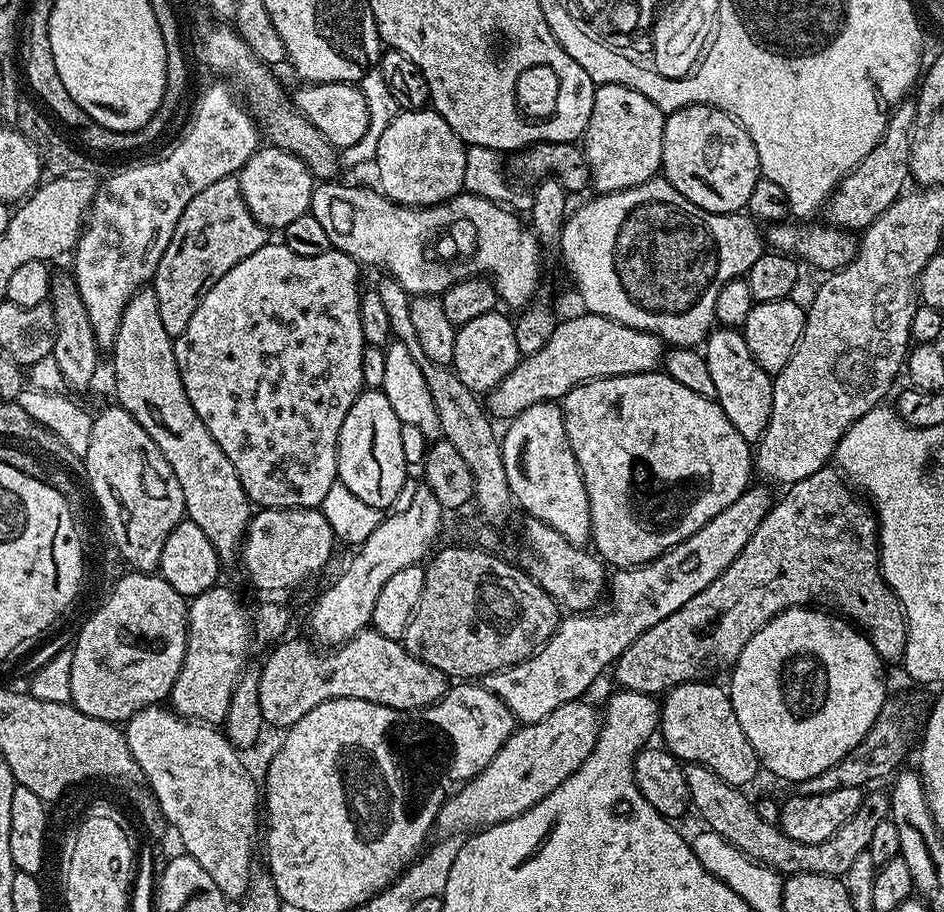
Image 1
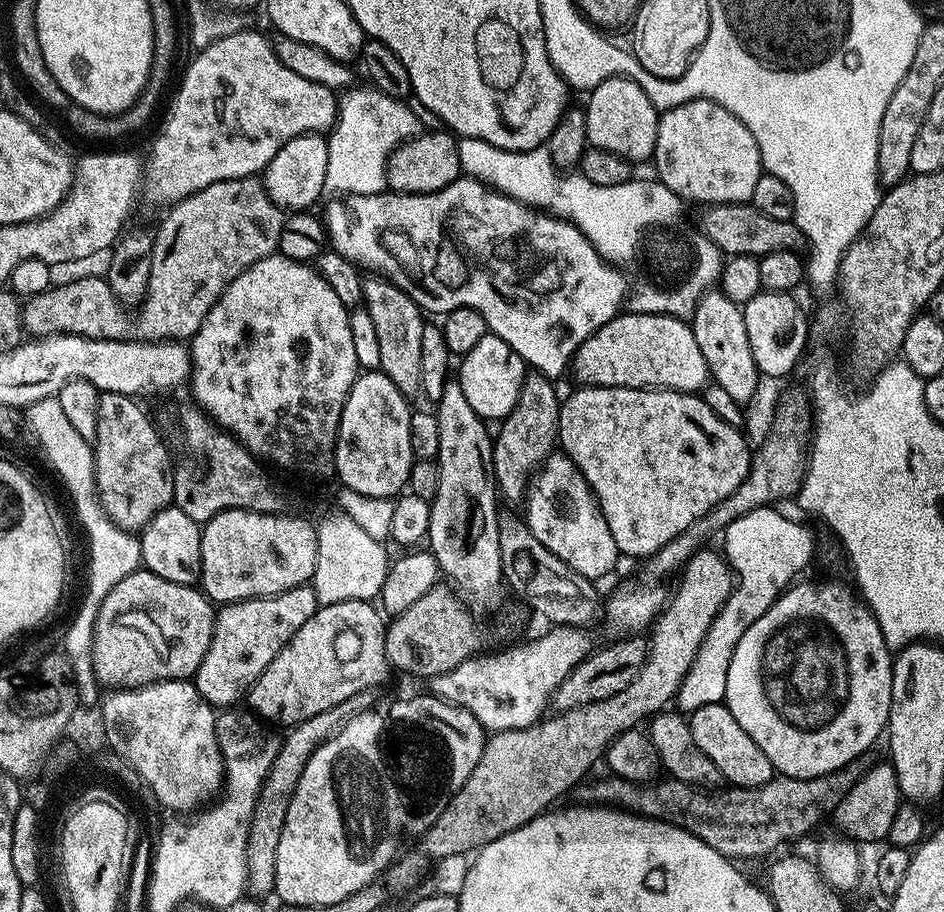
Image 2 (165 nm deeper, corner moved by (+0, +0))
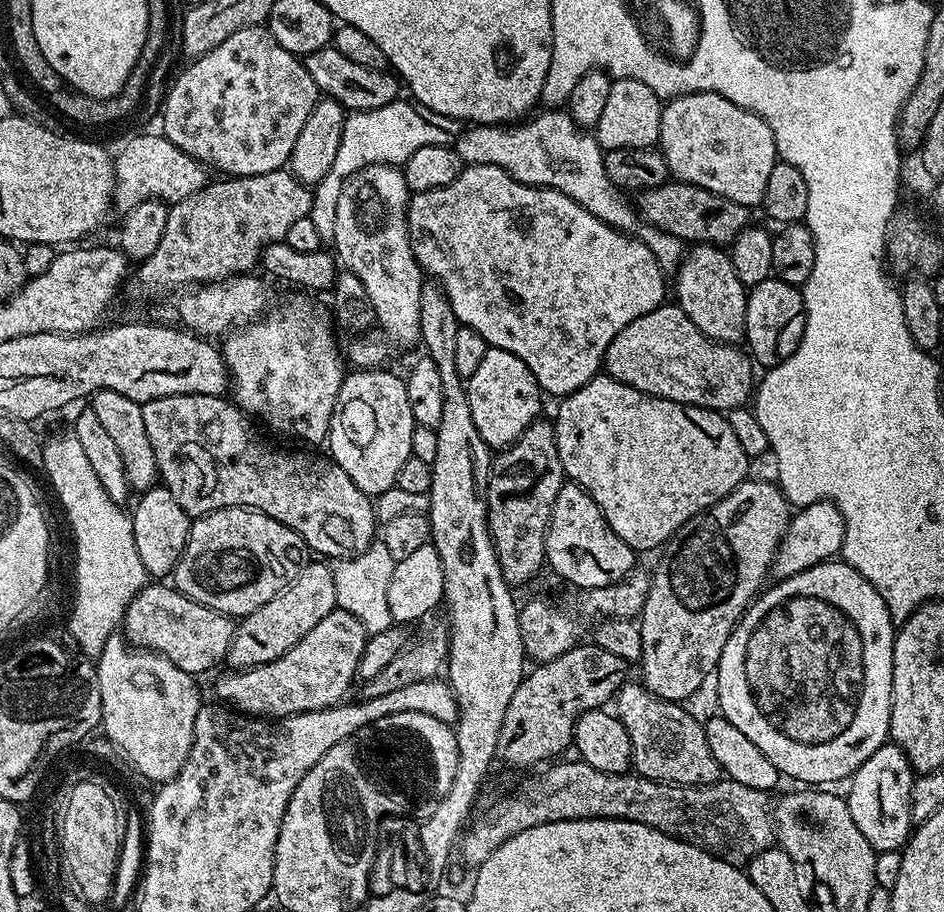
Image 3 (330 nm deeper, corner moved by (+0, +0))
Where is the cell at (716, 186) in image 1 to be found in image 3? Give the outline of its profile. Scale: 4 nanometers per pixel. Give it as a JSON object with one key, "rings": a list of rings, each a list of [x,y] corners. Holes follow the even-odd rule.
{"rings":[[[690,92],[686,96],[677,96],[669,99],[663,110],[658,148],[667,158],[669,171],[677,181],[697,184],[722,198],[730,198],[730,202],[763,205],[772,171],[778,163],[776,139],[763,116],[735,104],[721,92]]]}

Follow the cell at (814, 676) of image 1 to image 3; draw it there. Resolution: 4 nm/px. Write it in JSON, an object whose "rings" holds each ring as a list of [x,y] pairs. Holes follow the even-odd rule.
{"rings":[[[833,558],[822,564],[815,564],[805,572],[795,572],[792,576],[783,577],[772,589],[761,591],[756,599],[748,605],[743,616],[736,624],[736,629],[730,634],[726,646],[720,655],[720,663],[716,666],[714,681],[716,680],[716,696],[720,699],[719,711],[774,766],[780,771],[781,777],[801,780],[804,786],[836,786],[839,780],[847,781],[874,754],[874,750],[886,743],[890,736],[890,710],[892,709],[892,641],[894,639],[894,621],[886,602],[882,602],[882,594],[874,590],[870,584],[850,565]]]}

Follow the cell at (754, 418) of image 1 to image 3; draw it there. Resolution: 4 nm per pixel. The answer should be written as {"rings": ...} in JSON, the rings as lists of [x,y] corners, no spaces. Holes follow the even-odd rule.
{"rings":[[[705,242],[691,245],[692,253],[684,260],[676,276],[678,307],[687,314],[698,330],[706,333],[711,340],[740,342],[745,339],[746,306],[748,292],[734,268],[731,255],[723,247]]]}

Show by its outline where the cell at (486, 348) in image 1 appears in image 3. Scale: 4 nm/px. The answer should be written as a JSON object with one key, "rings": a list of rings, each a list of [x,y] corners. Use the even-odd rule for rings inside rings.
{"rings":[[[490,346],[476,374],[467,379],[466,391],[474,426],[478,426],[478,434],[492,450],[504,450],[515,444],[541,415],[541,386],[526,362],[522,362],[522,358],[510,350]]]}

